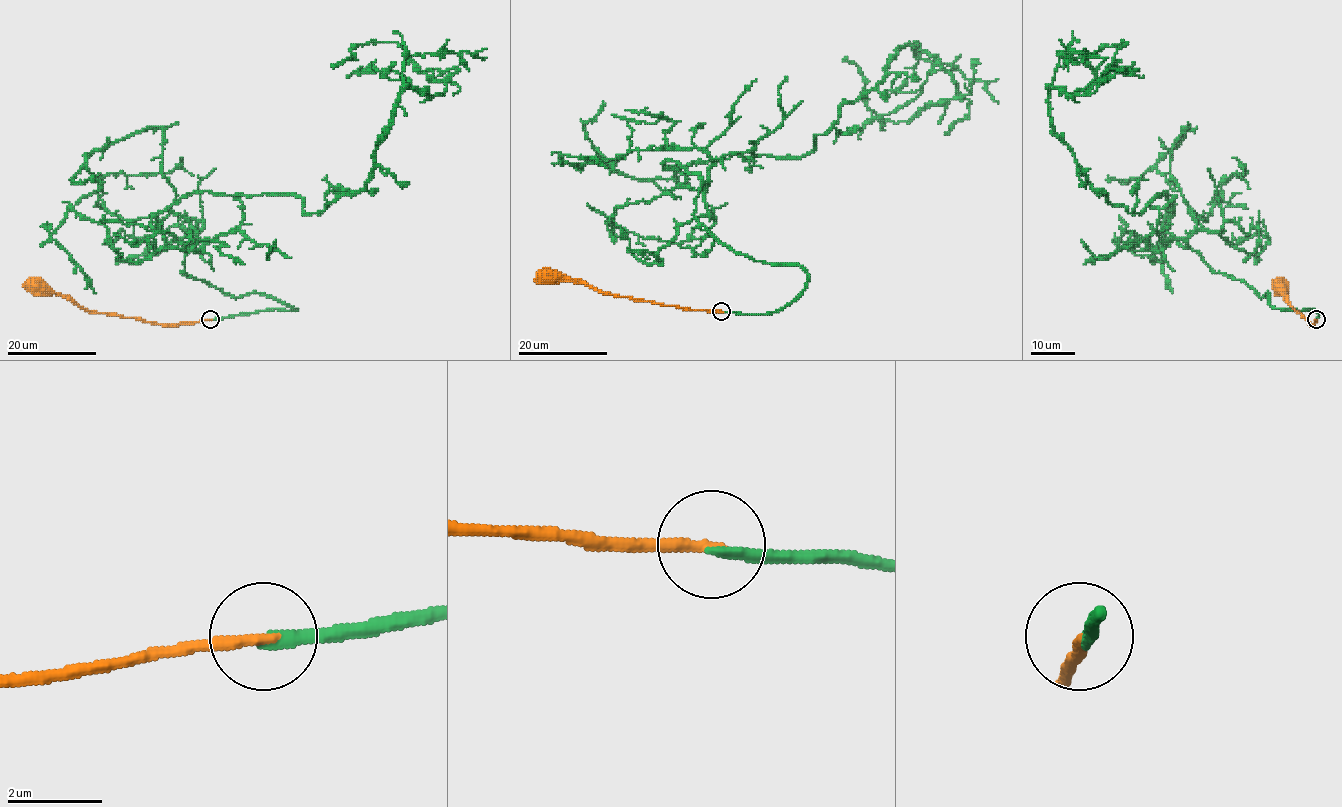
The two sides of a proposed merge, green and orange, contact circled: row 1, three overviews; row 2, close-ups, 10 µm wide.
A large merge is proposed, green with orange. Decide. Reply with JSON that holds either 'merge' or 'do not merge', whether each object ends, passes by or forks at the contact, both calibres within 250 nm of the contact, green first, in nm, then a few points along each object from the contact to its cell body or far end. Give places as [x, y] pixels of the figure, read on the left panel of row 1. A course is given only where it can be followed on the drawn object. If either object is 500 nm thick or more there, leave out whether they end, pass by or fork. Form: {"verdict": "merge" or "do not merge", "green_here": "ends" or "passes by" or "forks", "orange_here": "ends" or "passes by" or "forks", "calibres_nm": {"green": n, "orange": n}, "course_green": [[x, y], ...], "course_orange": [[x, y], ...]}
{"verdict": "merge", "green_here": "ends", "orange_here": "ends", "calibres_nm": {"green": 280, "orange": 260}, "course_green": [[209, 319], [296, 309], [195, 280], [152, 219], [319, 213], [405, 89], [445, 90], [397, 43], [330, 66]], "course_orange": [[209, 319], [156, 324], [131, 317], [92, 312], [56, 293], [40, 293], [36, 289]]}

